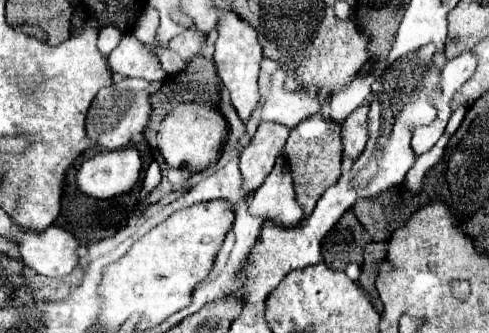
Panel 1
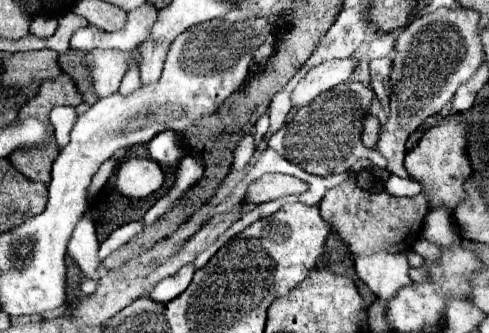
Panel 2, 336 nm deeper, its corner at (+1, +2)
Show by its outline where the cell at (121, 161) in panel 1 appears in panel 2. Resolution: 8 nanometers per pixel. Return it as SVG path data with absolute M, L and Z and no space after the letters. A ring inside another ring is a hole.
M132 158L120 164L116 172L116 190L130 198L144 198L164 184L164 172L154 160Z

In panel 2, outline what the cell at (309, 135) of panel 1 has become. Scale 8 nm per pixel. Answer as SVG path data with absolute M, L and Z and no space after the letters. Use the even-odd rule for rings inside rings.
M368 116L364 120L364 130L362 130L362 140L366 146L376 146L378 142L378 136L380 136L380 122L376 116Z

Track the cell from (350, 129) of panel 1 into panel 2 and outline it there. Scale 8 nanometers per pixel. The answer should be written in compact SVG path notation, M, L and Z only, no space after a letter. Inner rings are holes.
M350 176L344 184L334 186L320 202L320 214L338 232L340 240L352 250L354 256L374 252L408 252L422 230L424 216L428 212L428 200L424 192L412 198L390 196L388 192L370 194L356 186L356 176Z

